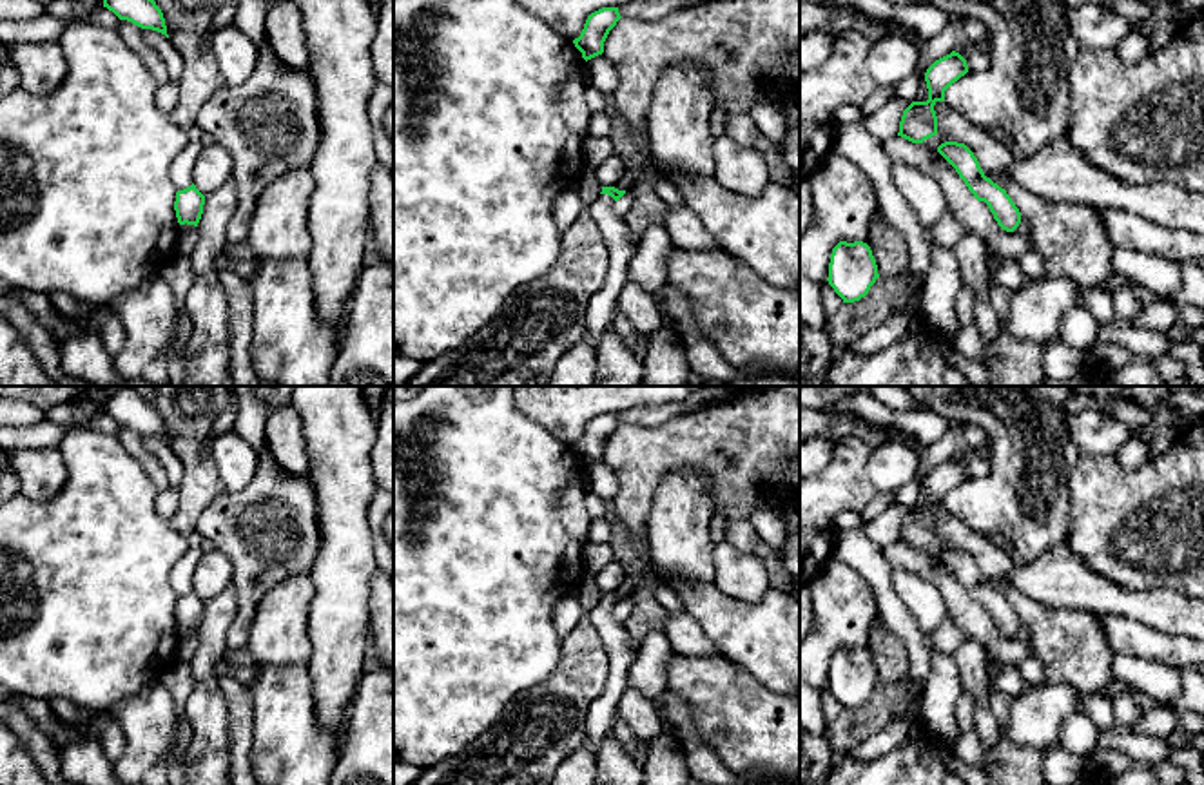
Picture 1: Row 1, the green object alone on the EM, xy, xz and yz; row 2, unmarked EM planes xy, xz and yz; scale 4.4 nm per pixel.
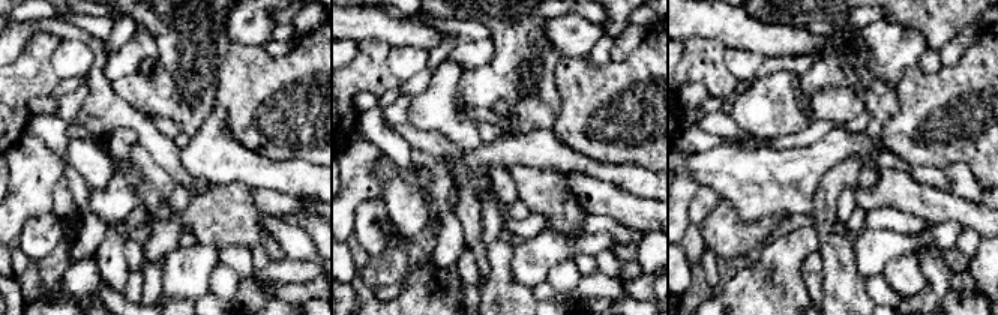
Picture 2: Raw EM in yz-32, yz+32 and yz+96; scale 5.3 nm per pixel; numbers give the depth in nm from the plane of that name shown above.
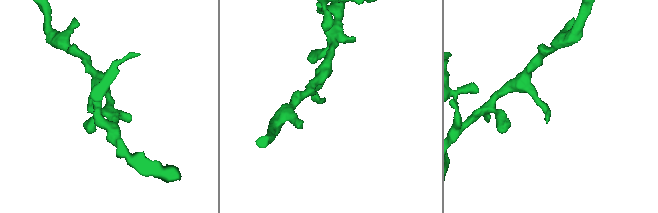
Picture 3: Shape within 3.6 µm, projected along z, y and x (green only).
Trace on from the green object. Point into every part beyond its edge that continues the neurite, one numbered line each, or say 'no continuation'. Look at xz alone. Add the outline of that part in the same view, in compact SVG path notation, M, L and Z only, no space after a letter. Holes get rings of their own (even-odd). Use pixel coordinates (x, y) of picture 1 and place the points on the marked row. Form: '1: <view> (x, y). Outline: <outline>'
1: xz (621, 249). Outline: M600 194L591 205L591 216L607 247L607 276L586 310L586 341L595 350L613 319L618 292L627 279L627 265L636 252L627 223L613 212L615 203L611 196Z

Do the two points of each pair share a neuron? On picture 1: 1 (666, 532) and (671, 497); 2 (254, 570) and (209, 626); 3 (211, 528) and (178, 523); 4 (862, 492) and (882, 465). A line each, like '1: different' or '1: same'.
1: same
2: different
3: different
4: different

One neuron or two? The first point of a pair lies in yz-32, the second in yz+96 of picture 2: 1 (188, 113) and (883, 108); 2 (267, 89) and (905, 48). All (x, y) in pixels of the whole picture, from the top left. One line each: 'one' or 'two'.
1: one
2: two

